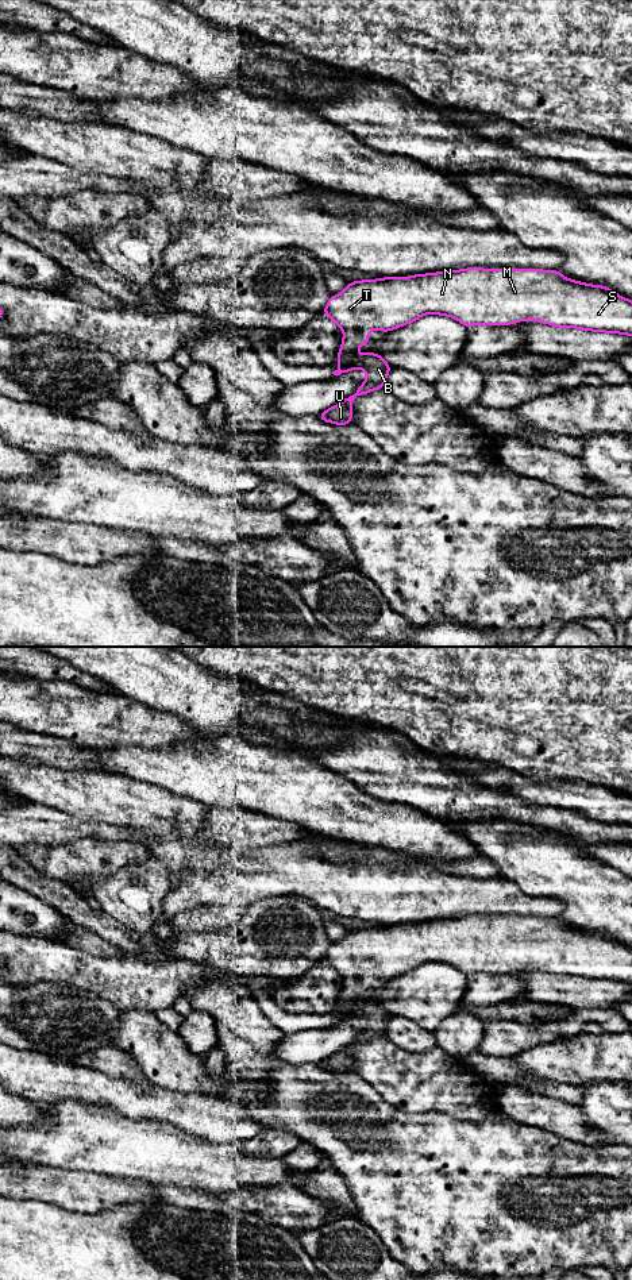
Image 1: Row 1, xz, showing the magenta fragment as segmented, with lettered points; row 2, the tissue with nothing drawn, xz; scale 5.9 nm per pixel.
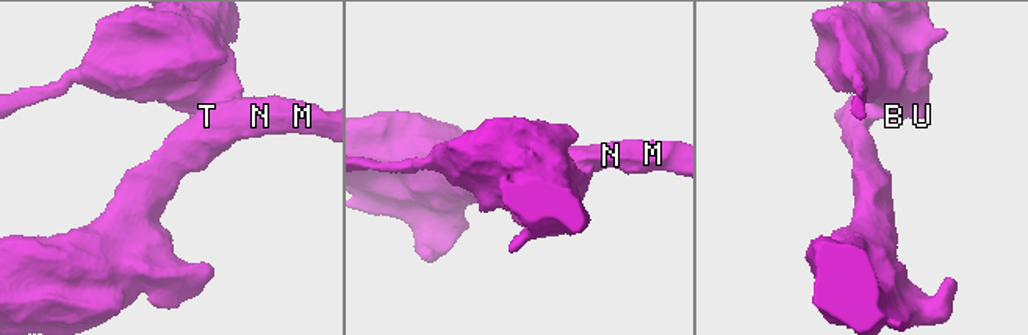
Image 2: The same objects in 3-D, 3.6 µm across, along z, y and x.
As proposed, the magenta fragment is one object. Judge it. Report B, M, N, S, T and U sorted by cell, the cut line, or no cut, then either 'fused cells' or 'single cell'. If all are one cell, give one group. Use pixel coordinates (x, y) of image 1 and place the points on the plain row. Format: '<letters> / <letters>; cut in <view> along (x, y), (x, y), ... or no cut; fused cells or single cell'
B M N S T U; no cut; single cell

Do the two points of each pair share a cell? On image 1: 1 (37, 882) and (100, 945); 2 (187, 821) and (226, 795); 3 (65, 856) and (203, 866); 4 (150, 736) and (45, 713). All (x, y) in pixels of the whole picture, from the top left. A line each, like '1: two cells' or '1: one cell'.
1: two cells
2: two cells
3: two cells
4: one cell

